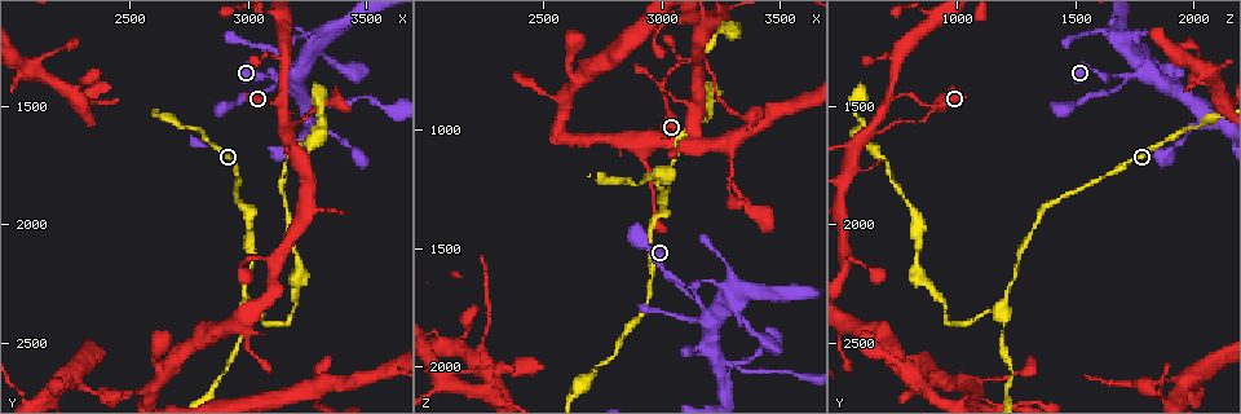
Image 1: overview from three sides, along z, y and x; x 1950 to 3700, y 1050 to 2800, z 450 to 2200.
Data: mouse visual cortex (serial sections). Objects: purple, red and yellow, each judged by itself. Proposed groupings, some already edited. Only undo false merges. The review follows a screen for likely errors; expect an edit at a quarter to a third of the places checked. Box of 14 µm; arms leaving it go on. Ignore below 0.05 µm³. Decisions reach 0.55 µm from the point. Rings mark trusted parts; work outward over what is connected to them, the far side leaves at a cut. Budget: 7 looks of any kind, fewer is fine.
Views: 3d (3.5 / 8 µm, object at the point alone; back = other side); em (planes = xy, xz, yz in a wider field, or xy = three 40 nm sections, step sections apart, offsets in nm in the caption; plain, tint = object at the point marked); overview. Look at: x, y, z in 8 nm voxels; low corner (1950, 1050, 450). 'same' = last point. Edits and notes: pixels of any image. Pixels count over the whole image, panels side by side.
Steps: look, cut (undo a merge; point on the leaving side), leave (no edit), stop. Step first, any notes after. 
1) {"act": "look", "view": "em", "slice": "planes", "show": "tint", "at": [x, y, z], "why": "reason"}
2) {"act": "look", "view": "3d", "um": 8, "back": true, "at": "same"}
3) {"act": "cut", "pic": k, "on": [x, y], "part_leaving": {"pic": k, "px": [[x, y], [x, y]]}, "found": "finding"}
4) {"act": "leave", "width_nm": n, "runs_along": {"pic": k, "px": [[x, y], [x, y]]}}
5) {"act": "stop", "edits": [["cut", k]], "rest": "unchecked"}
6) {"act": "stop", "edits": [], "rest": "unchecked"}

{"act": "look", "view": "3d", "um": 8, "at": [3140, 1380, 1720], "why": "arms part here"}

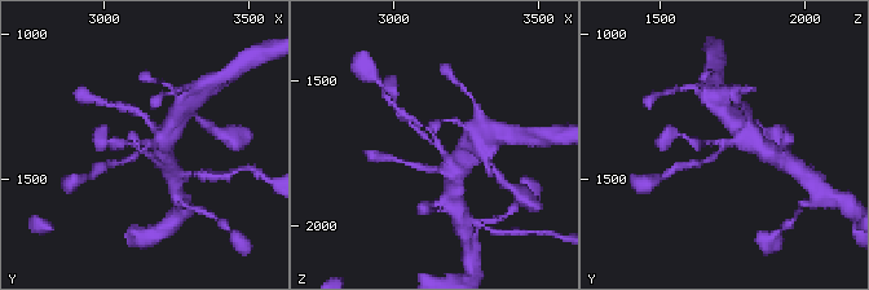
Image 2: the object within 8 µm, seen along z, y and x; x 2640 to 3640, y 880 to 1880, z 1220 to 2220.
{"act": "look", "view": "3d", "um": 3.5, "at": [3160, 1380, 1720]}

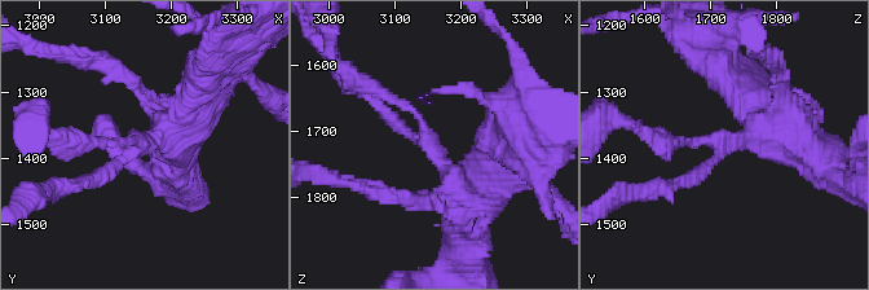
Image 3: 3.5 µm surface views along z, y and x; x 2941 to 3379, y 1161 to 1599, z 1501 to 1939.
{"act": "look", "view": "em", "slice": "xy", "step": 5, "show": "tint", "at": [3155, 1380, 1710], "arms": 3, "arm_widths_nm": [150, 200, 500]}

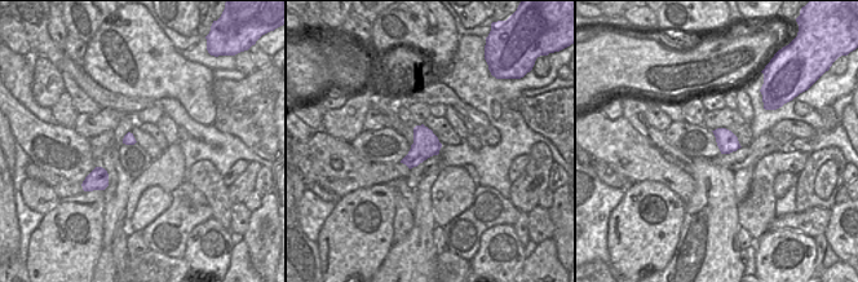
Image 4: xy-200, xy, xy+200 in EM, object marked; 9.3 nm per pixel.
{"act": "leave", "runs_along": {"pic": 3, "px": [[366, 87], [422, 119], [466, 212]]}, "found": "one cell here"}

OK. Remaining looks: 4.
{"act": "look", "view": "3d", "um": 3.5, "at": [3170, 2420, 960], "why": "abrupt turn"}

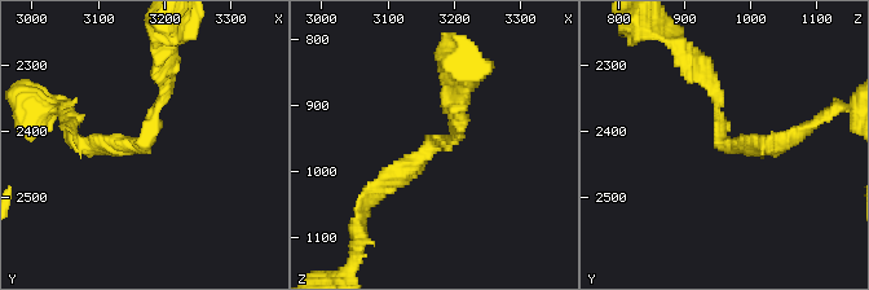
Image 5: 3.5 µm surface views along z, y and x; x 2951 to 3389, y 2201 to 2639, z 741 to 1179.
{"act": "look", "view": "em", "slice": "xy", "step": 3, "show": "tint", "at": [3175, 2420, 955], "arm_widths_nm": [150, 200]}

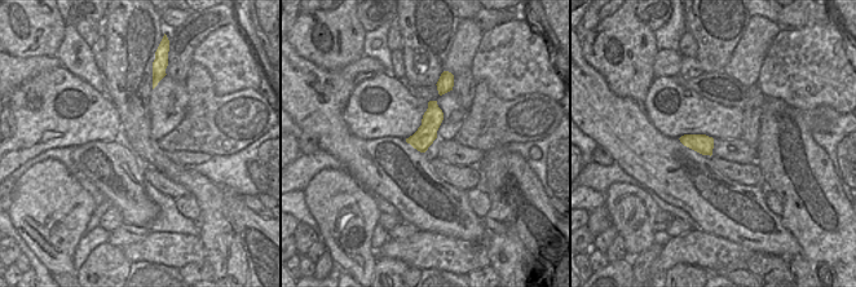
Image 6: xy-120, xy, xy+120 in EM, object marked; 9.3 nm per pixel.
{"act": "leave", "width_nm": 190, "runs_along": {"pic": 5, "px": [[367, 200], [454, 140], [454, 117]]}, "found": "one cell here"}

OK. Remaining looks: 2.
{"act": "stop", "edits": [], "rest": "unchecked"}

